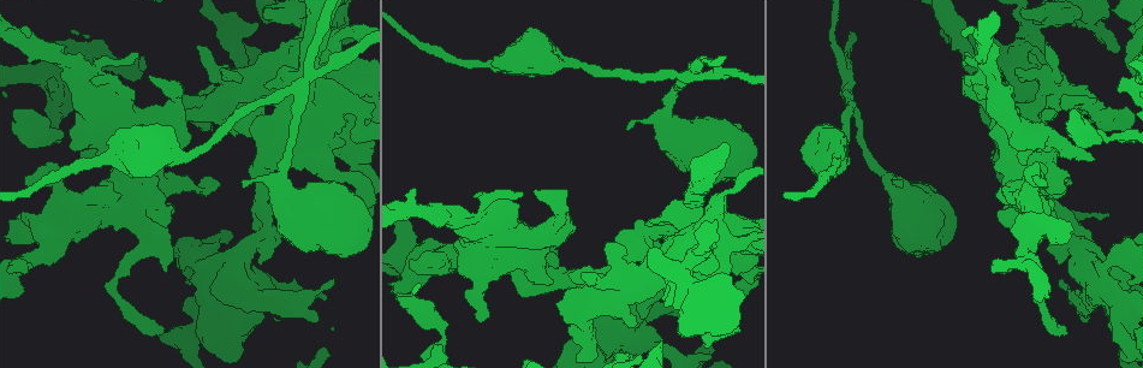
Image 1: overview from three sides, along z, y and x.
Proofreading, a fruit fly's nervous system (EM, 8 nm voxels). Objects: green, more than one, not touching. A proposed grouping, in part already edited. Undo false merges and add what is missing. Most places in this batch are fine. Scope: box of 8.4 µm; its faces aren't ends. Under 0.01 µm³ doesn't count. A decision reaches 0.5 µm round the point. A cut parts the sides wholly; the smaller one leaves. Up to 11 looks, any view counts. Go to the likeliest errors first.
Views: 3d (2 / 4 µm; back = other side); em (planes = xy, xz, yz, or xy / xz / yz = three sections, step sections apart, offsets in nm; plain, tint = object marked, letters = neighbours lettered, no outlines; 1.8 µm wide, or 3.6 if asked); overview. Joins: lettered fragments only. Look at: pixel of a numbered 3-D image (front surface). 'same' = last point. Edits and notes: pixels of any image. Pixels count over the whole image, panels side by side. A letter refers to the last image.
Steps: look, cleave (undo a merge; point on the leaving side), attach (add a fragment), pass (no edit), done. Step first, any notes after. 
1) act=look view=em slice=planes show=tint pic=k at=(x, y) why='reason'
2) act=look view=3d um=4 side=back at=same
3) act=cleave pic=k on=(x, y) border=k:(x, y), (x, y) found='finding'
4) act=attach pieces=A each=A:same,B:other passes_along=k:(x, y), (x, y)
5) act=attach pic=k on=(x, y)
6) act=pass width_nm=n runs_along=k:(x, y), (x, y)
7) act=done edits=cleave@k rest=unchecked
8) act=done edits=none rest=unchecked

act=look view=em slice=planes show=letters pic=1 at=(301, 99) why='arms run side by side'

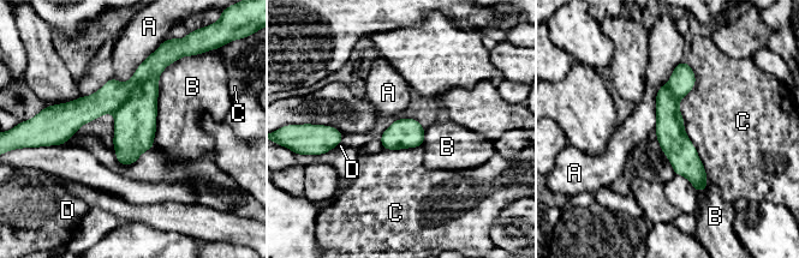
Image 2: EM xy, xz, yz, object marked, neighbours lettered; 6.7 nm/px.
act=cleave pic=2 on=(113, 94) each=A:other,B:other,C:other,D:other part_leaving=2:(160, 67), (88, 108), (60, 139) found='two cells meet here'

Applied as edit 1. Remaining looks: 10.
act=look view=overview why='redraw'

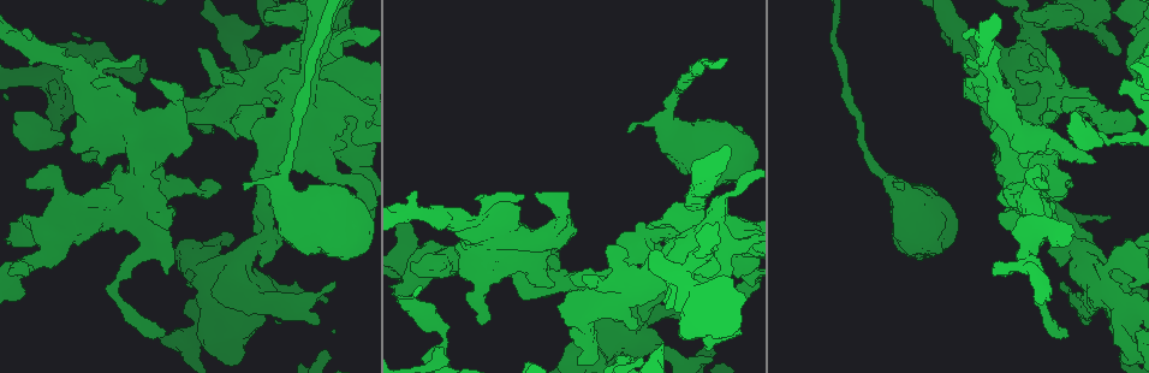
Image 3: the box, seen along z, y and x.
act=look view=3d um=4 pic=3 at=(159, 337) why='end of a long branch'

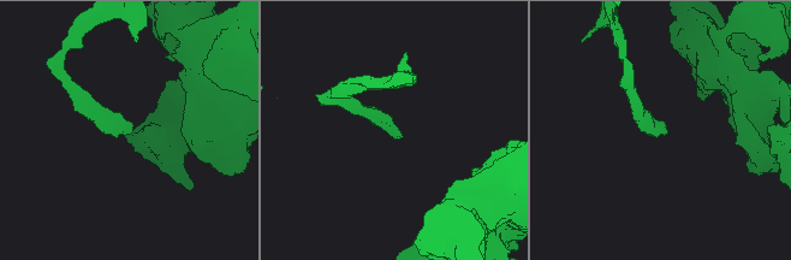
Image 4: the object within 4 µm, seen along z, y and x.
act=look view=em slice=planes show=letters pic=4 at=(666, 130)

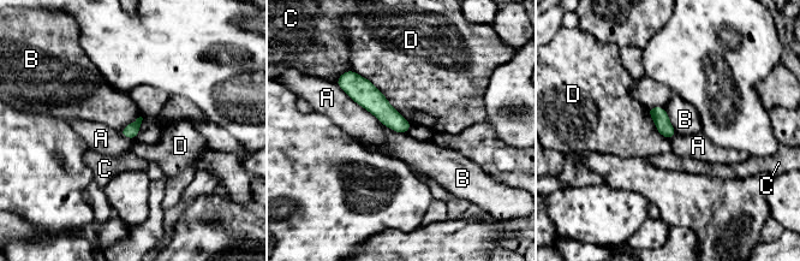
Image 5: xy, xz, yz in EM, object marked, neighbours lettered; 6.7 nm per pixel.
act=pass each=A:other,B:other,C:other,D:other border=5:(662, 107), (676, 132) found='no lettered fragment goes on from it'

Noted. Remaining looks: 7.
act=look view=em slice=planes show=letters pic=3 at=(219, 184) why='branch stops here'

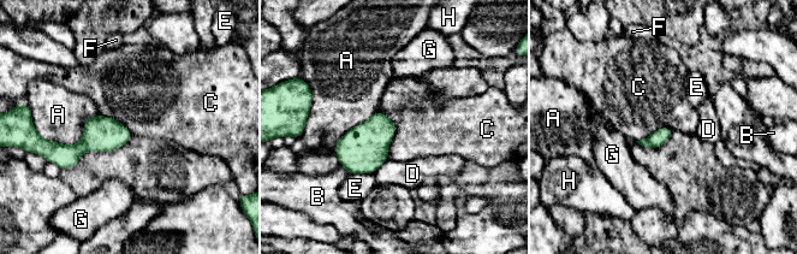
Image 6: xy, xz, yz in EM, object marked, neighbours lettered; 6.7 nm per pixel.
act=pass each=A:other,B:other,C:other,D:other,E:other,F:other,G:other,H:other border=6:(378, 108), (394, 124), (388, 158) found='none of them fits'

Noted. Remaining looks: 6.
act=look view=em um=3.6 slice=planes show=letters pic=3 at=(307, 122)

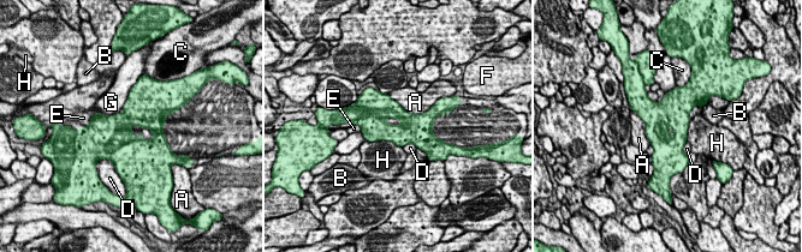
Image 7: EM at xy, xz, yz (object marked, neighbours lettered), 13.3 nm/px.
act=pass each=A:other,B:other,C:other,D:other,E:other,F:other,G:other,H:other border=7:(387, 94), (411, 113), (434, 103) found='all the same cell'

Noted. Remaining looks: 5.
act=done edits=cleave@2 rest=unchecked

